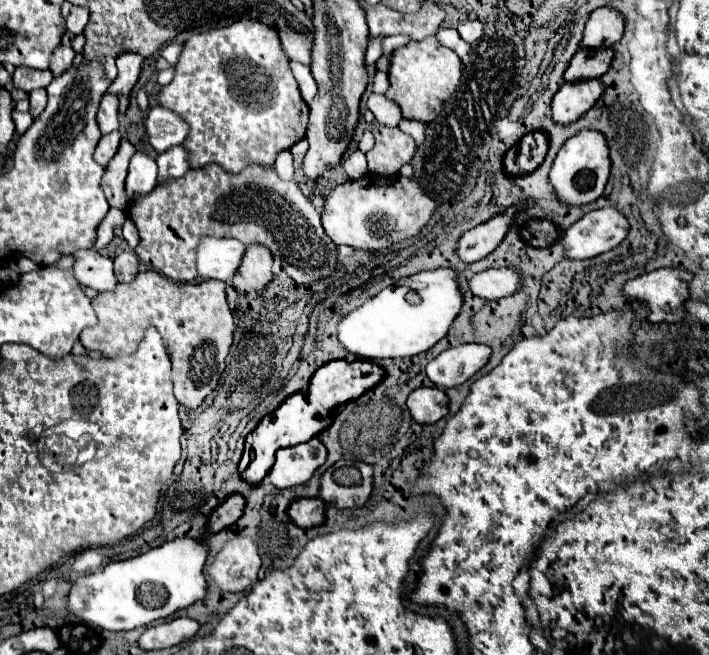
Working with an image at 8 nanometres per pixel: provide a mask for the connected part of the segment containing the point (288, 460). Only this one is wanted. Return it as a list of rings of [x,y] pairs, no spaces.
[[[314,437],[306,443],[280,449],[276,453],[276,463],[272,465],[268,477],[276,489],[286,489],[306,483],[314,471],[324,463],[326,447]]]

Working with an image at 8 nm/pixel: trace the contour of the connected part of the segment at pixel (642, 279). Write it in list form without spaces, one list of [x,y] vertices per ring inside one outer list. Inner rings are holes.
[[[656,269],[656,271],[644,273],[636,279],[626,281],[622,285],[622,295],[626,299],[638,299],[638,301],[646,303],[650,309],[650,313],[648,313],[650,323],[678,323],[684,317],[684,307],[680,307],[680,303],[684,303],[684,299],[688,299],[688,281],[690,279],[692,279],[692,275],[682,269]]]

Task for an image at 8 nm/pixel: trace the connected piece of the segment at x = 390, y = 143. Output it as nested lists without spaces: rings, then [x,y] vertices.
[[[368,123],[368,129],[376,139],[374,147],[366,153],[370,173],[396,175],[402,165],[410,163],[416,153],[416,143],[410,135],[382,123]]]

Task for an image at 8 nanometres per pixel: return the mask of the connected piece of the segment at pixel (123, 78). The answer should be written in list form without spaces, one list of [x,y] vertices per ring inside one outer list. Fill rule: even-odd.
[[[130,51],[128,53],[120,53],[118,59],[116,59],[118,77],[114,79],[114,83],[108,89],[108,93],[118,95],[118,99],[120,99],[120,113],[124,113],[128,109],[128,97],[130,97],[132,87],[138,81],[142,63],[144,63],[144,57],[136,55],[136,53],[130,53]]]

